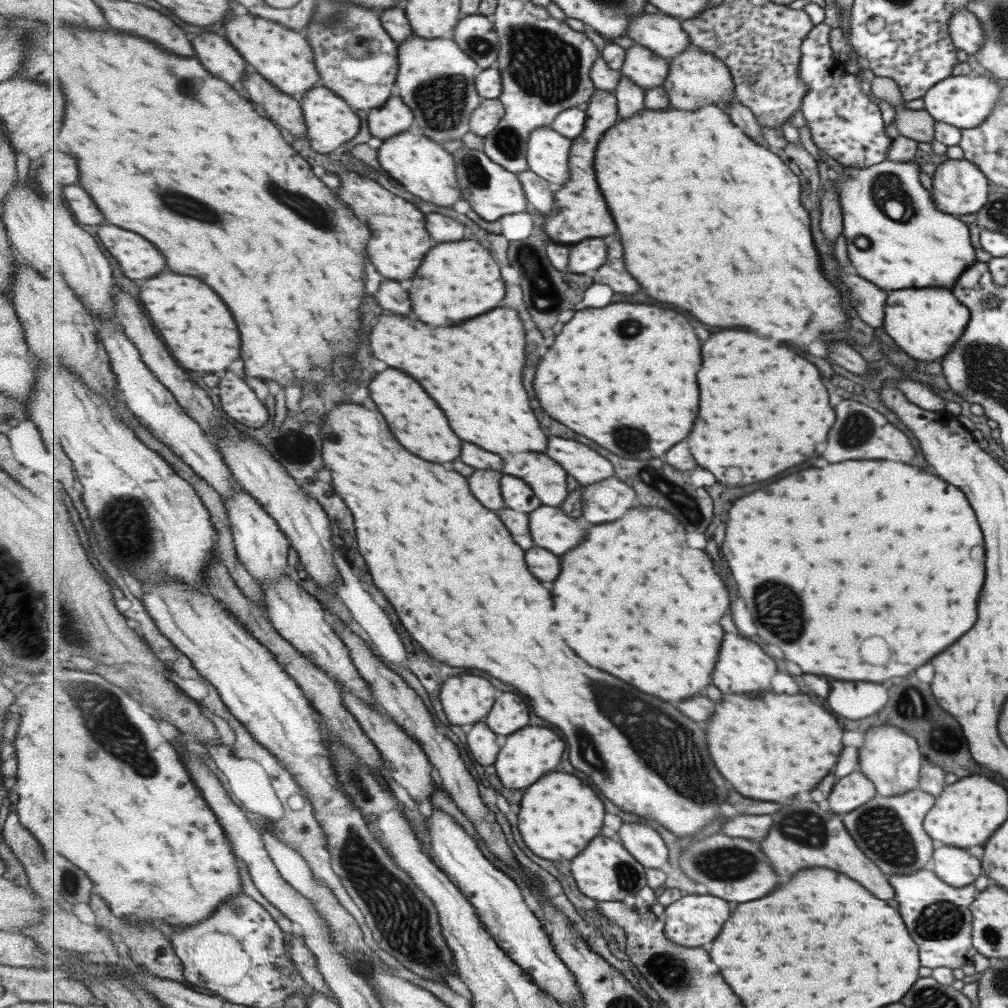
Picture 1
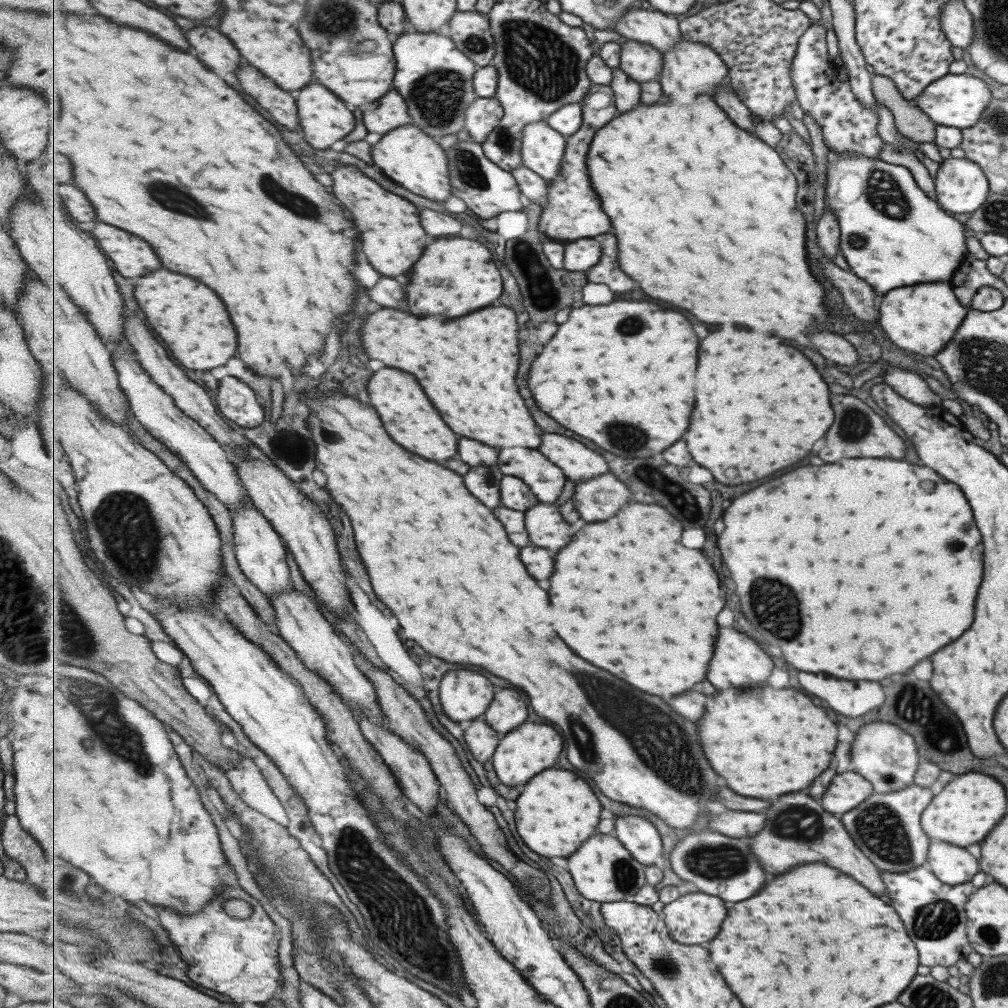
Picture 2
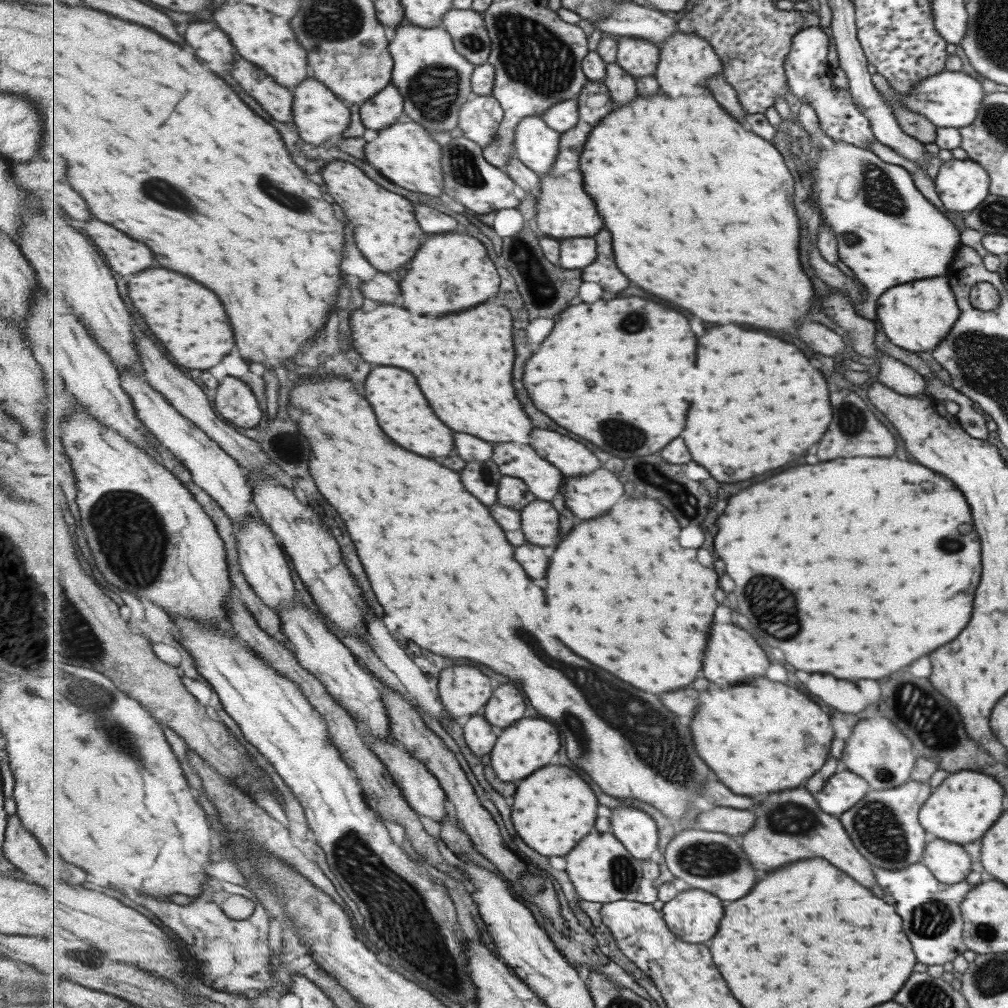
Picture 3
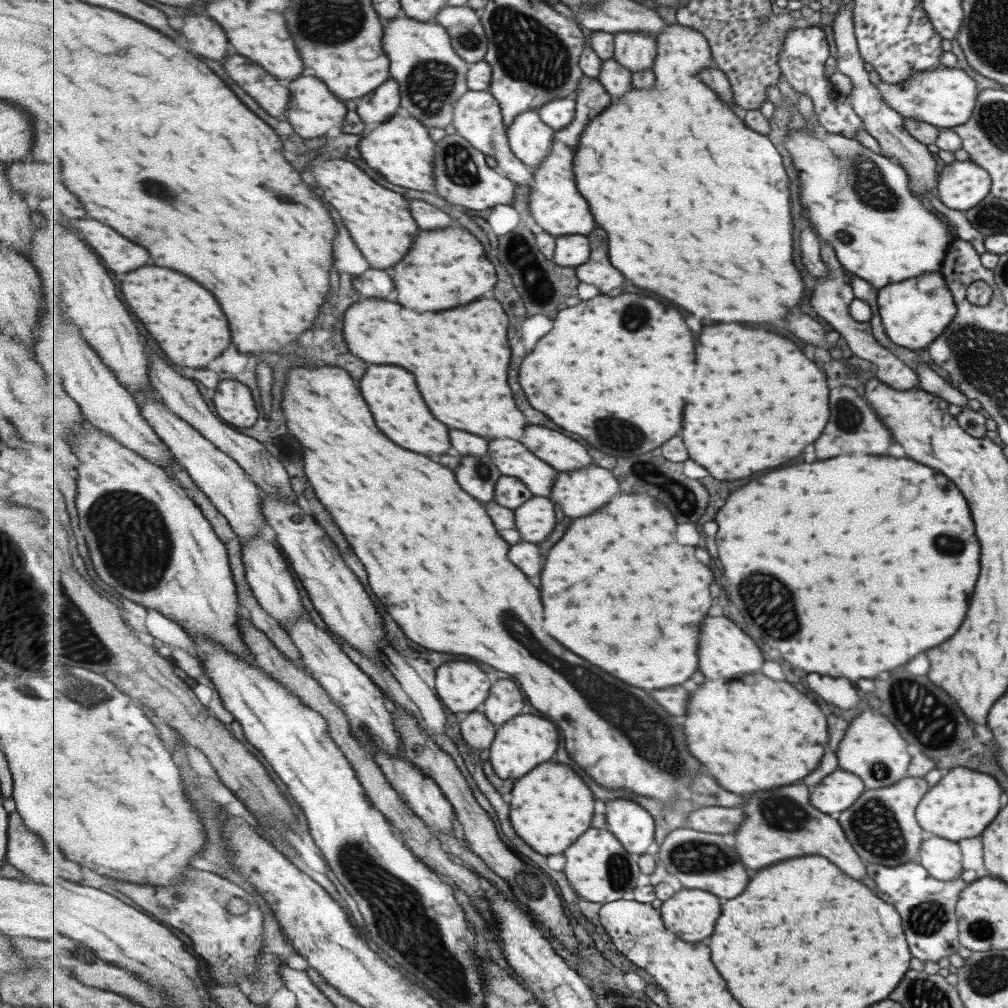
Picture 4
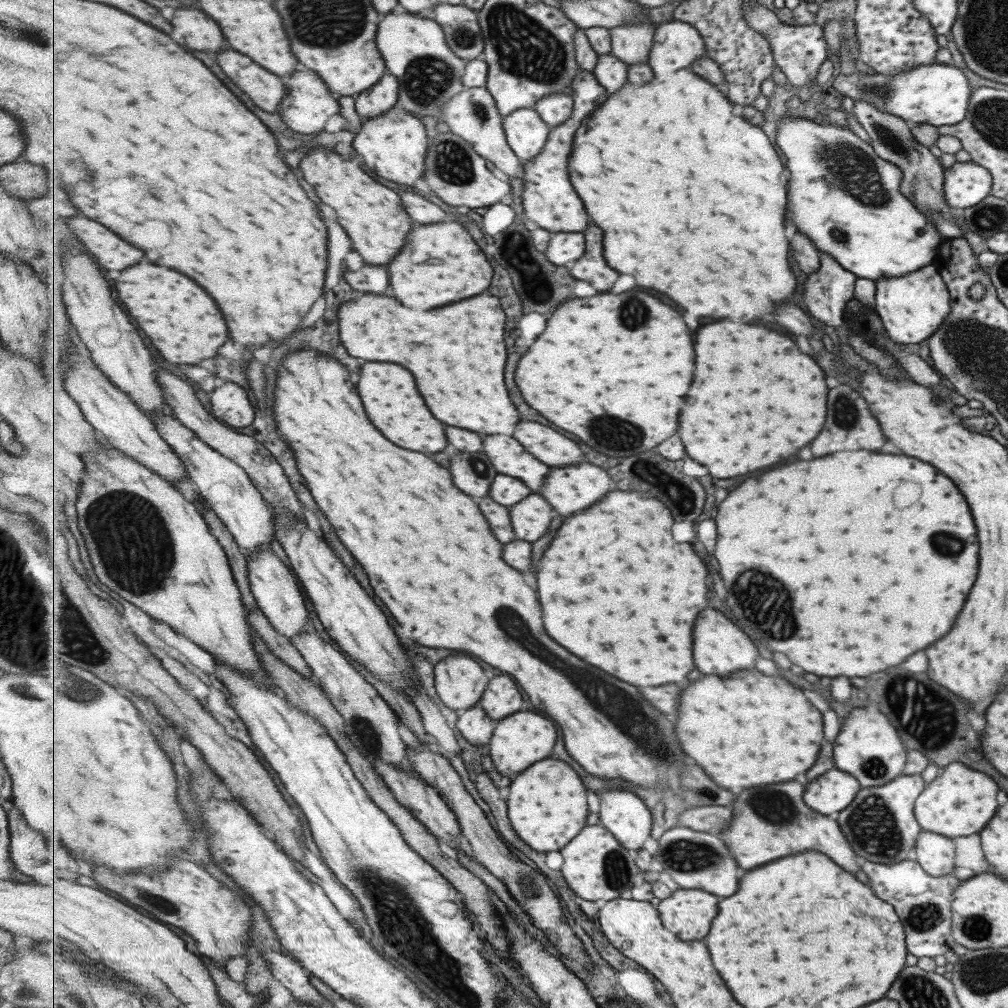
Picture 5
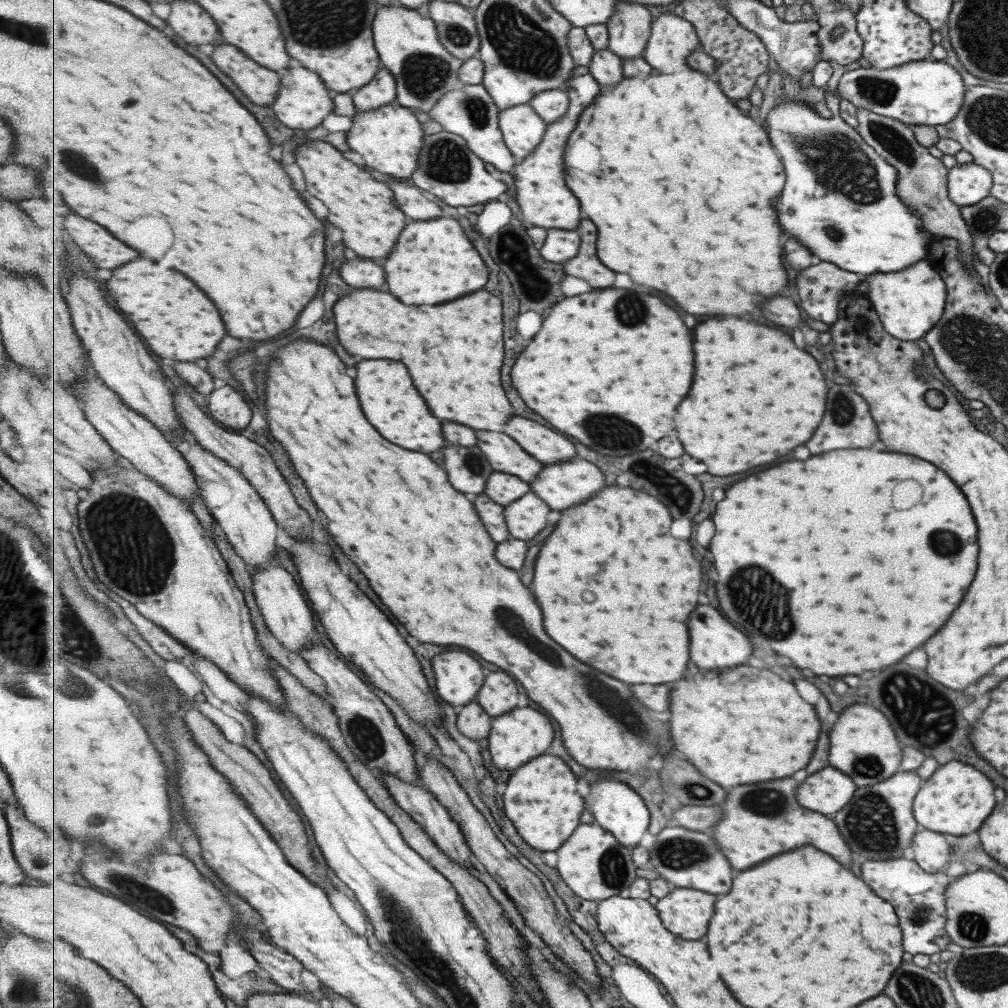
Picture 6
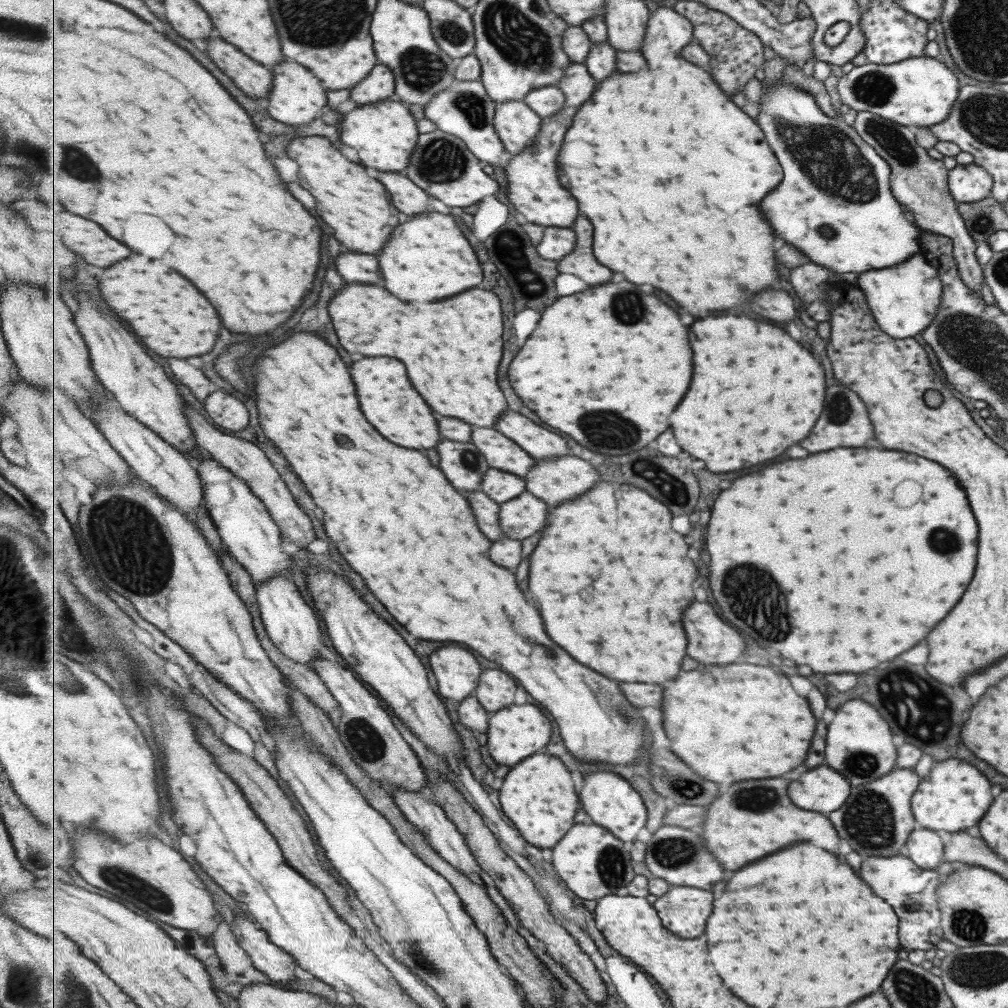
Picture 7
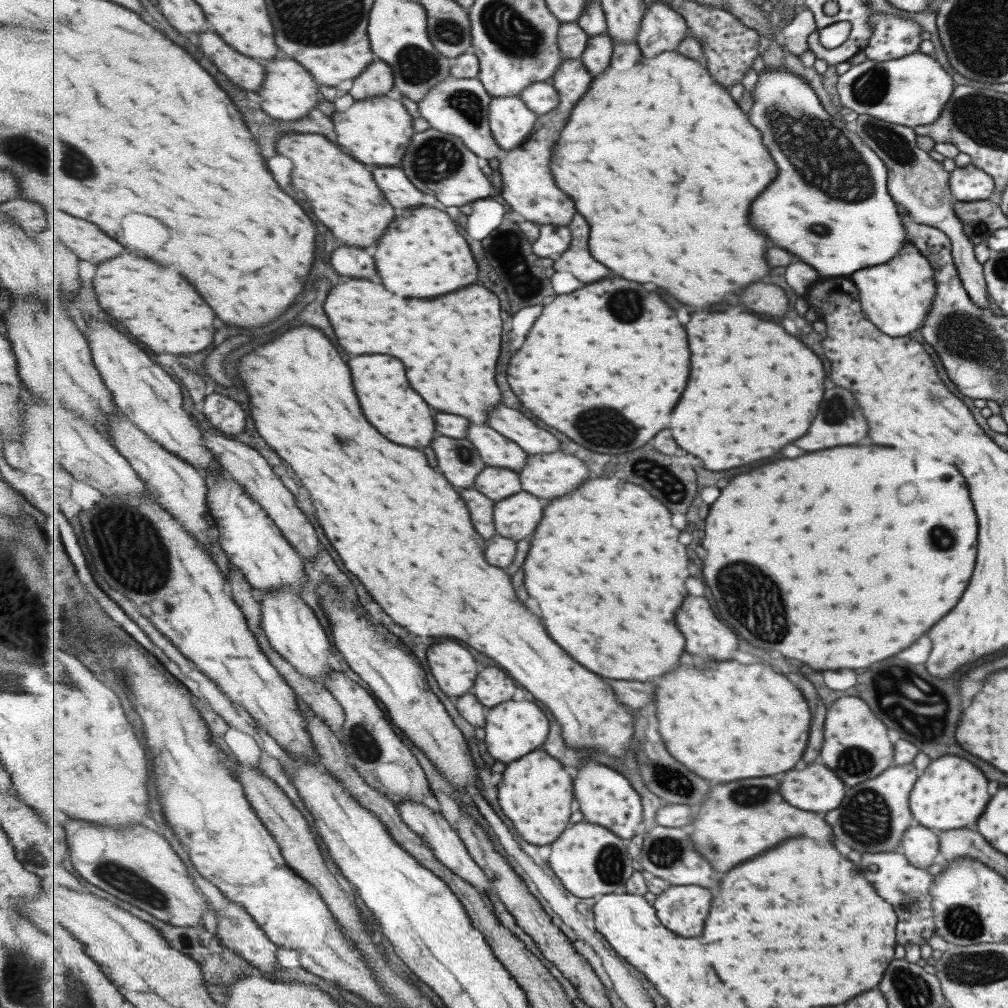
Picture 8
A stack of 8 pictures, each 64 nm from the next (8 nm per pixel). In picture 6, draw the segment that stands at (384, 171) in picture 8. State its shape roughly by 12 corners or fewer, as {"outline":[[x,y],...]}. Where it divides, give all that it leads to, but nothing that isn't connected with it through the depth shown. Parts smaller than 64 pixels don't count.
{"outline":[[385,180],[405,214],[435,220],[443,210],[412,180]]}

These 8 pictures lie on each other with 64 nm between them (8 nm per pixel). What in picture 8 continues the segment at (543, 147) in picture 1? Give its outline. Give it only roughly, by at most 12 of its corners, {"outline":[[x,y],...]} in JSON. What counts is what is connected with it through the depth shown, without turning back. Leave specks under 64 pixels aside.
{"outline":[[519,96],[490,104],[503,151],[523,147],[539,115]]}

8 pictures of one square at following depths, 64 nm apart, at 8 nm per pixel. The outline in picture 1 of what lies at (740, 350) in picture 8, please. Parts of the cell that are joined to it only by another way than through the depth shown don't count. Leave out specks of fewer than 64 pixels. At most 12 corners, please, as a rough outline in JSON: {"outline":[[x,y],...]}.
{"outline":[[755,332],[703,346],[689,444],[725,486],[815,456],[815,366]]}

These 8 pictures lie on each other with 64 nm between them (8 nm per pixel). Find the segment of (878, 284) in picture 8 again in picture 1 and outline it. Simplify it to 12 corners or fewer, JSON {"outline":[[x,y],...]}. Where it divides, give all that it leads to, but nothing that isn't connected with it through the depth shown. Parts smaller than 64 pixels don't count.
{"outline":[[947,288],[891,290],[882,328],[896,348],[937,362],[969,311]]}

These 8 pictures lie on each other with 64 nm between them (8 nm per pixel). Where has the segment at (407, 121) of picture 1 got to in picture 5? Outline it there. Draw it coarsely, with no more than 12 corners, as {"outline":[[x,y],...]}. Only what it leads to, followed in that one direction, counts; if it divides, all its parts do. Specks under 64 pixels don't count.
{"outline":[[388,72],[356,96],[364,119],[399,105],[399,79]]}

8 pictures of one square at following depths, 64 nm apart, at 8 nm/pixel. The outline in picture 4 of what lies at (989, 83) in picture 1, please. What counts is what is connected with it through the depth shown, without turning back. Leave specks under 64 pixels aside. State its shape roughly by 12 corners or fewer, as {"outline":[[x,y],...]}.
{"outline":[[919,70],[874,86],[899,116],[939,130],[967,122],[978,92],[963,70]]}

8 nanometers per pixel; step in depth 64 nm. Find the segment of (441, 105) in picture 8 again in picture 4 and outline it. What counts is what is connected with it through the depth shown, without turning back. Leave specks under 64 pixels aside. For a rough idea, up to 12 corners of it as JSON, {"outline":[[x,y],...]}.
{"outline":[[469,90],[455,129],[499,161],[518,184],[535,173],[513,152],[502,107],[487,90]]}

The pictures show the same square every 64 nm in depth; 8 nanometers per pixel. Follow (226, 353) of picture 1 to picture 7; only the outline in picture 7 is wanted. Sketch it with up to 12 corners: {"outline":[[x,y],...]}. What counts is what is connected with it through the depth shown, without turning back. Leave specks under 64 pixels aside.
{"outline":[[159,260],[111,266],[101,292],[165,358],[221,334],[205,294]]}

